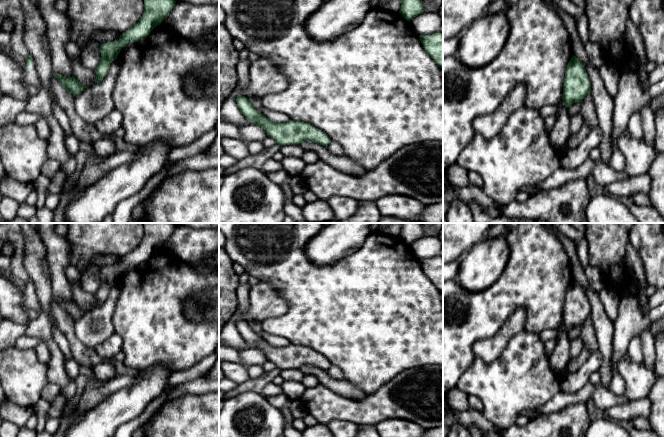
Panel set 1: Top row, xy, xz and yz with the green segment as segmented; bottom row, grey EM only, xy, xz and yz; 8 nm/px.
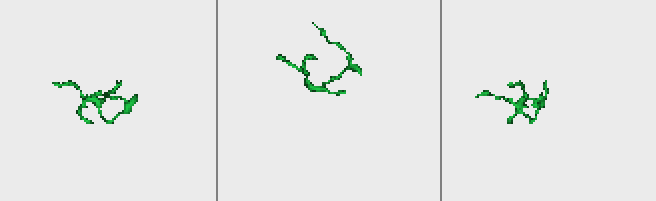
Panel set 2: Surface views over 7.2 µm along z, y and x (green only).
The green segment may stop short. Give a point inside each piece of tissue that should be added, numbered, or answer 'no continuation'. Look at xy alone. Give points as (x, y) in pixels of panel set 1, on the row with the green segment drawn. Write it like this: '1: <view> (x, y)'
1: xy (31, 77)

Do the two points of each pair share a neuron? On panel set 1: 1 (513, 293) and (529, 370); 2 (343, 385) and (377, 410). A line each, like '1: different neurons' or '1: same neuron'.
1: different neurons
2: different neurons

